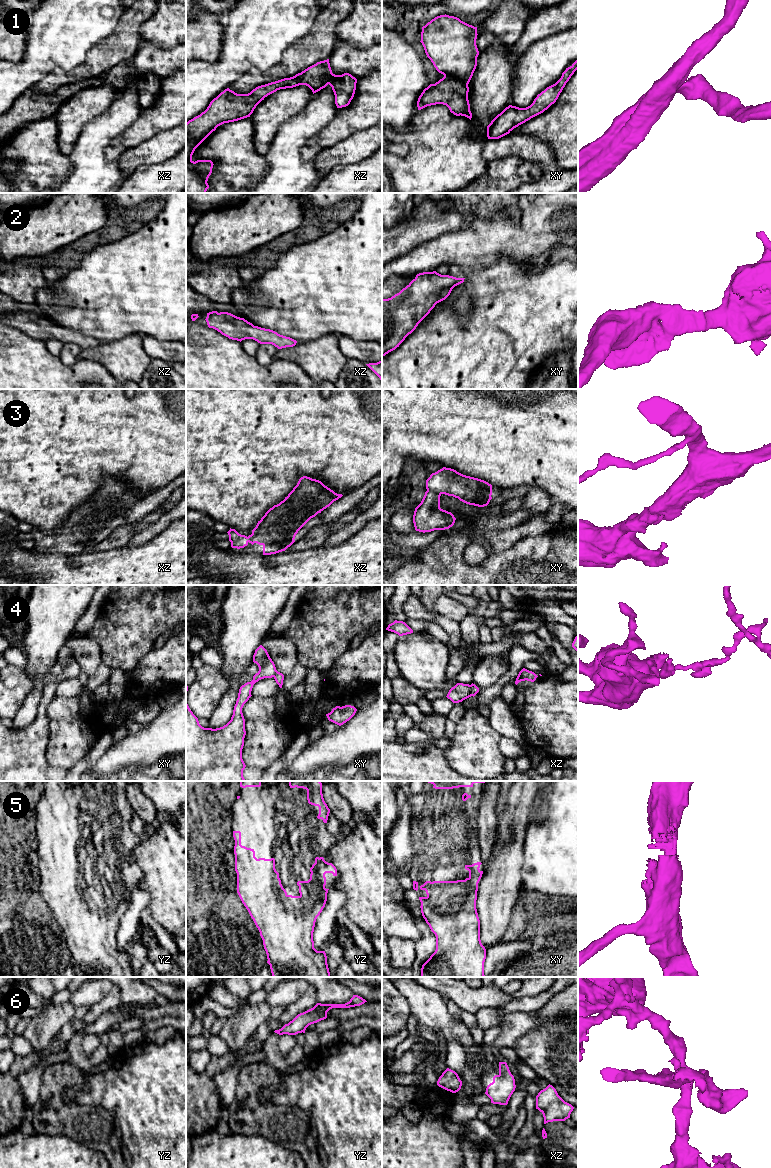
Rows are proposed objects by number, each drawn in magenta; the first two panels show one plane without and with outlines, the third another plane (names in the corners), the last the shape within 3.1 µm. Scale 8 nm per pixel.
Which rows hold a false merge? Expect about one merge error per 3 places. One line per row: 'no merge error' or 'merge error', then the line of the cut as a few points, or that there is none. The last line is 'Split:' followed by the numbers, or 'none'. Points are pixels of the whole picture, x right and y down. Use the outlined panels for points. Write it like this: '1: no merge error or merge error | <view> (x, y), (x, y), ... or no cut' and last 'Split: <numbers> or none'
1: no merge error | no cut
2: no merge error | no cut
3: no merge error | no cut
4: merge error | xz (470, 685), (471, 695)
5: no merge error | no cut
6: no merge error | no cut
Split: 4

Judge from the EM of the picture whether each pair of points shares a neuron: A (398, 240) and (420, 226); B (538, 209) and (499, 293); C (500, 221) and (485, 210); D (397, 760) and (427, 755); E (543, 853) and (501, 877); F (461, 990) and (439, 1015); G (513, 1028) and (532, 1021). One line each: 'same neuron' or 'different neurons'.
A: same neuron
B: different neurons
C: different neurons
D: same neuron
E: different neurons
F: different neurons
G: same neuron

